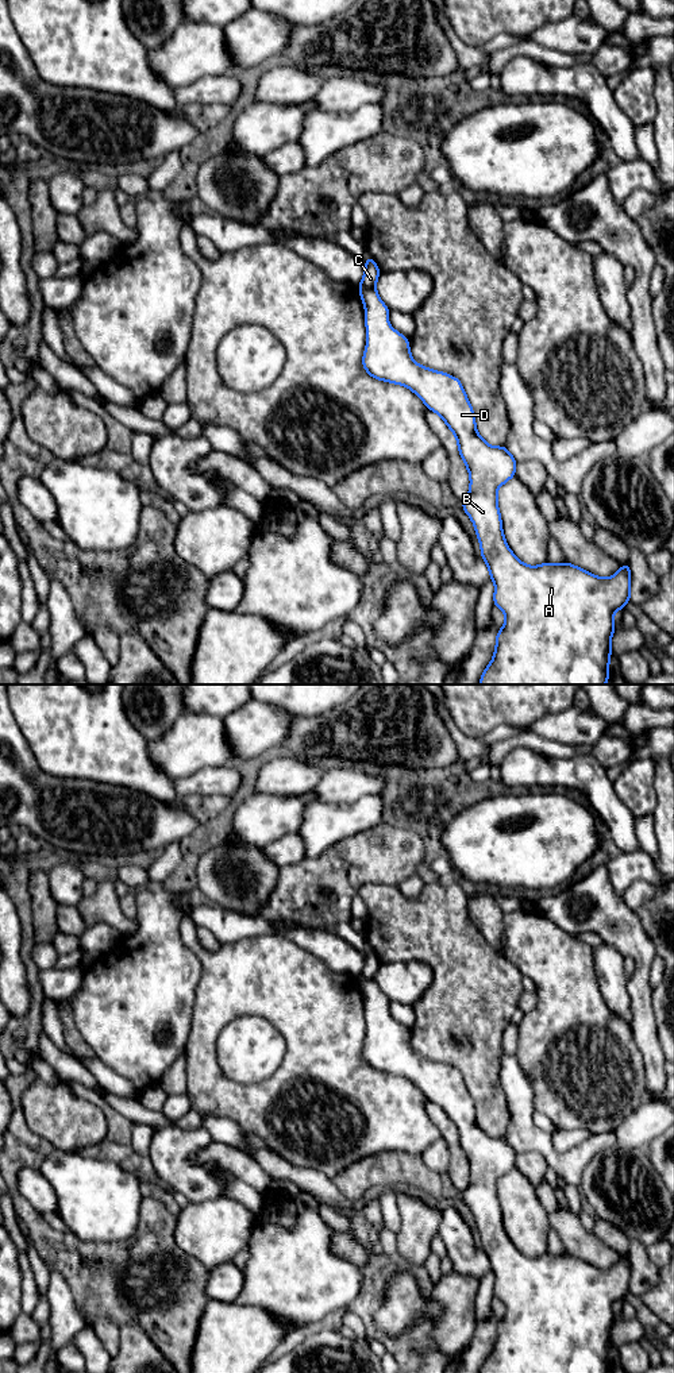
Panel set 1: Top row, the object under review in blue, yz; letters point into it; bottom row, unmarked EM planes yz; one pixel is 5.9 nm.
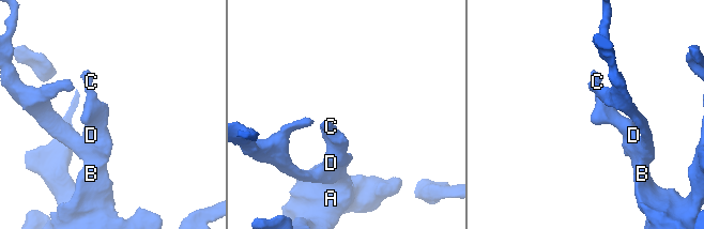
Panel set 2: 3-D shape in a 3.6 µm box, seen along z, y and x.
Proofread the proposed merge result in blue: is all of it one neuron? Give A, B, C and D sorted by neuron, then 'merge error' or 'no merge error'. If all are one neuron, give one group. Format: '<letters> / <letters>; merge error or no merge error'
A B C D; no merge error

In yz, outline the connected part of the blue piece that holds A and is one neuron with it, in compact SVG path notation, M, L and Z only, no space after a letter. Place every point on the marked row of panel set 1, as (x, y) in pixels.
M367 257L358 285L367 329L362 366L375 379L411 389L454 432L459 455L470 474L470 490L461 506L474 524L481 558L496 586L493 605L505 613L505 625L497 632L496 651L479 684L605 684L611 678L609 657L613 655L613 613L624 610L631 599L629 563L621 564L611 578L598 578L566 560L562 564L547 560L532 567L515 556L502 533L497 489L516 475L517 460L507 446L492 447L478 435L475 414L458 378L420 366L412 359L408 336L390 327L390 309L377 293L380 273L374 259Z

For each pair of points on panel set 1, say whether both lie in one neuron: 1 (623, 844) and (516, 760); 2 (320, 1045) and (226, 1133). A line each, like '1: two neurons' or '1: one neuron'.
1: one neuron
2: two neurons

